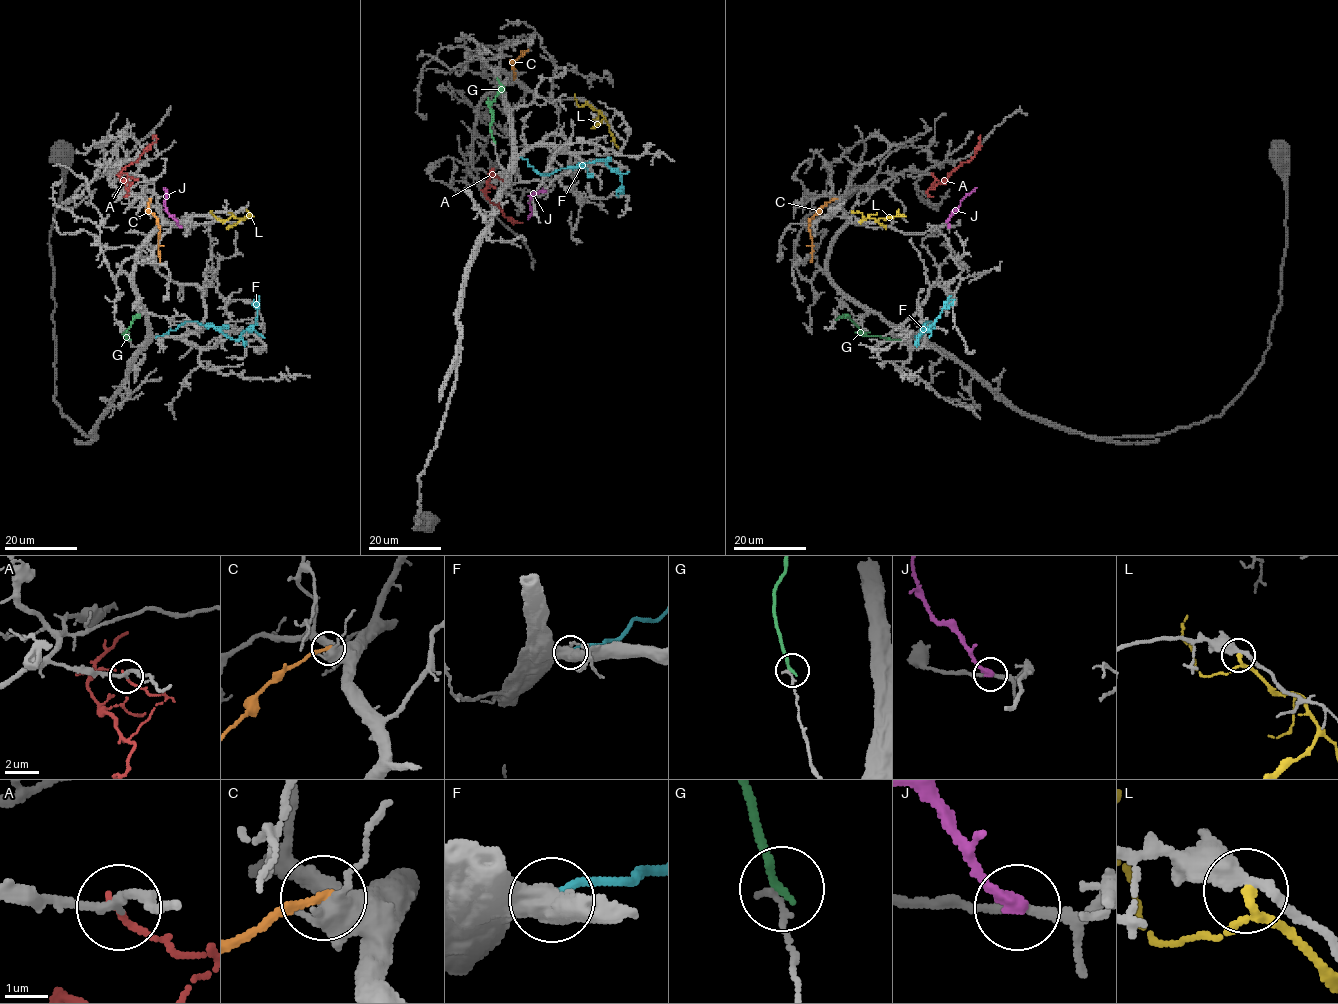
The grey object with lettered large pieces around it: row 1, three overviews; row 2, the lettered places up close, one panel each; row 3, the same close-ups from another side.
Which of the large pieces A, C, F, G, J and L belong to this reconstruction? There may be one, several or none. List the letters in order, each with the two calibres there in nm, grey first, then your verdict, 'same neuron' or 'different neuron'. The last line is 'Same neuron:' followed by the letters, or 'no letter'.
A: calibres 160 and 150 nm; same neuron
C: calibres 400 and 200 nm; different neuron
F: calibres 550 and 200 nm; different neuron
G: calibres 150 and 200 nm; different neuron
J: calibres 200 and 360 nm; different neuron
L: calibres 380 and 180 nm; different neuron
Same neuron: A

